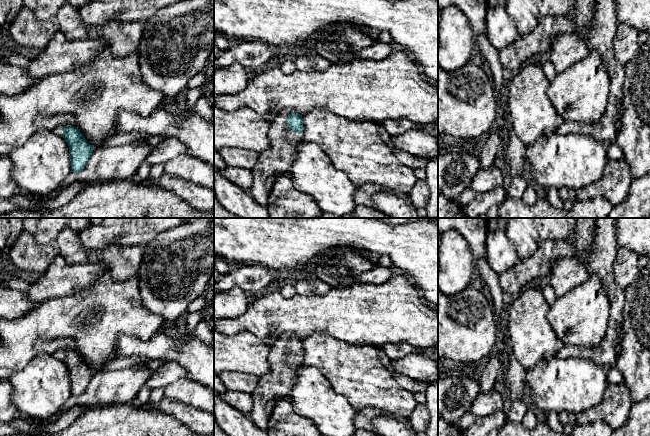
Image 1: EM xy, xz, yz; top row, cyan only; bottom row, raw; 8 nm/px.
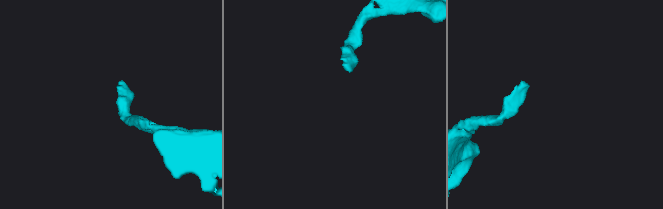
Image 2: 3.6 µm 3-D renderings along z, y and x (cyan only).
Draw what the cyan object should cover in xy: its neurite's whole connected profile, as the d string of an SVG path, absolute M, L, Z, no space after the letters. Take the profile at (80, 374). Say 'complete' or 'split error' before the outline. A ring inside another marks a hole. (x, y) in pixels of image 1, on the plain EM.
split error; M60 349L52 353L52 355L57 359L62 360L69 370L71 395L74 397L82 395L94 374L83 358L79 353L71 349Z

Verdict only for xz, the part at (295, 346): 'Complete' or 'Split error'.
Split error

